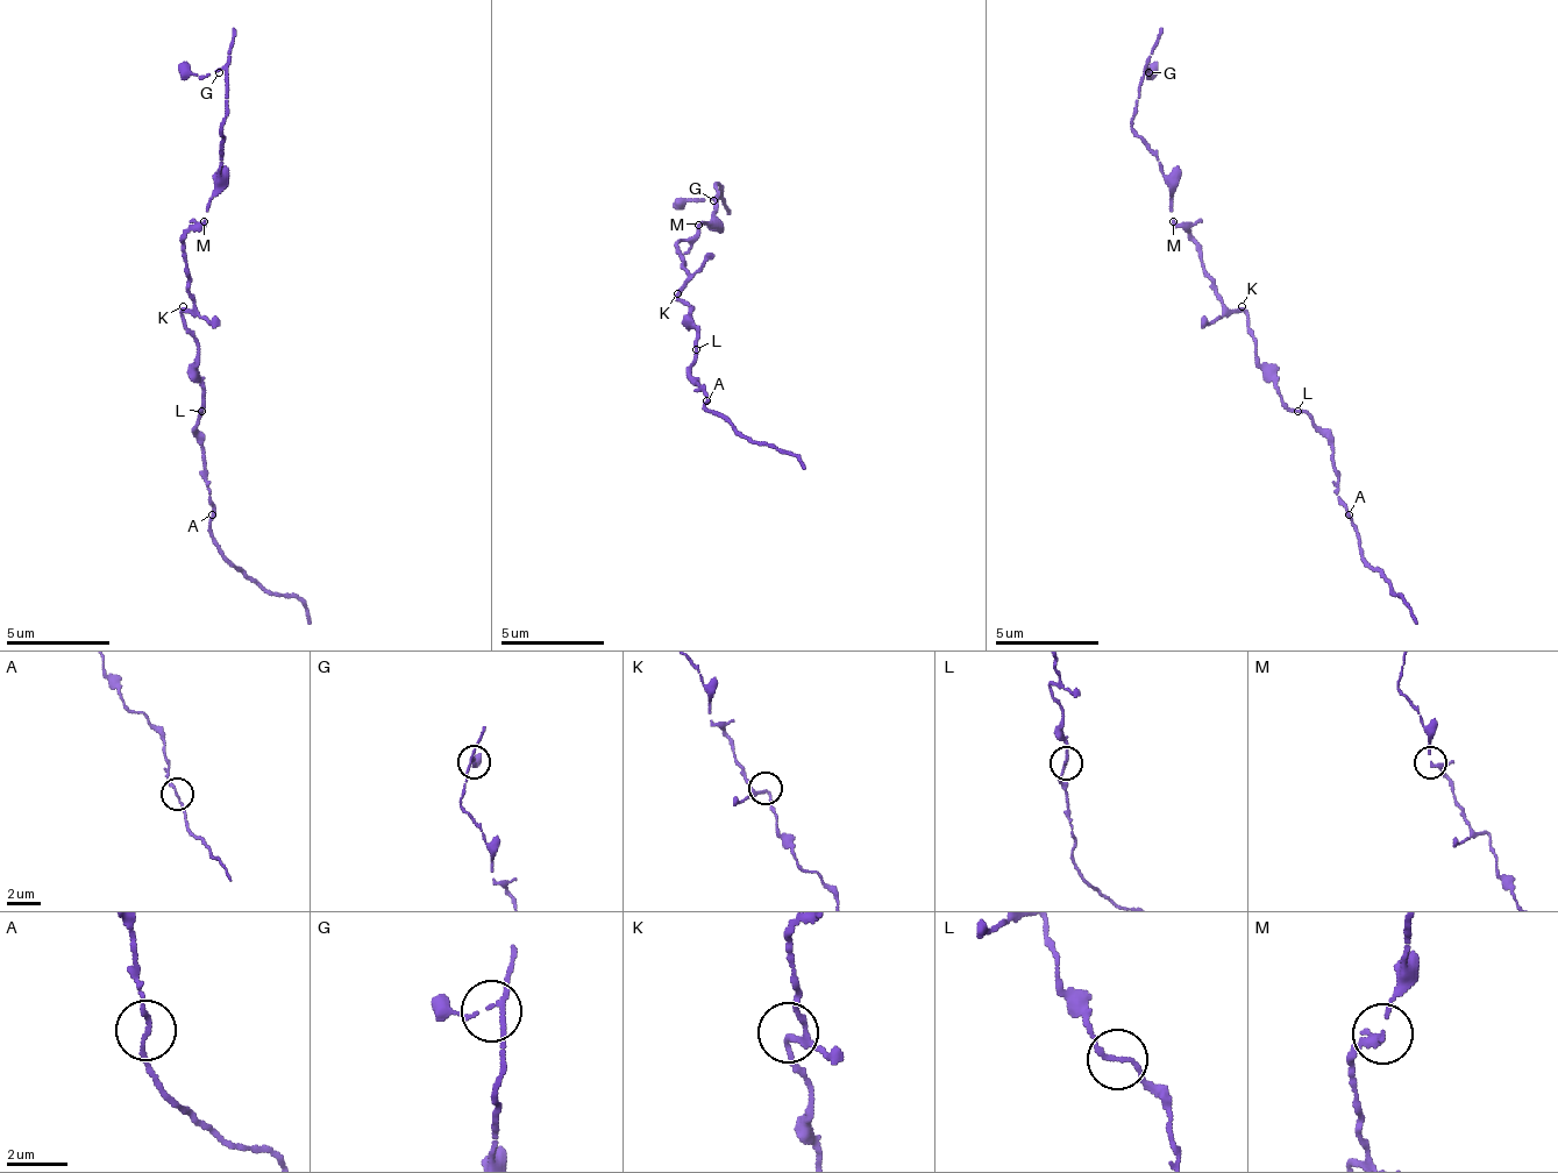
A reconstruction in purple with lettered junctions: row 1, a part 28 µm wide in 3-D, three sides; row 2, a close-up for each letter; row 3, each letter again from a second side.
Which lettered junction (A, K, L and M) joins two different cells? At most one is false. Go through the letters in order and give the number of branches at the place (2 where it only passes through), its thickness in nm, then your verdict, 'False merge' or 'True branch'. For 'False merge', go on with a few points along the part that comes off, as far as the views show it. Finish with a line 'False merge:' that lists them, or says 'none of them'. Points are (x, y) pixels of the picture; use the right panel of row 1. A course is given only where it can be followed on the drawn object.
A: Branches: 2. Thickness 140 nm. True branch
K: Branches: 3. Thickness 140 nm. True branch
L: Branches: 2. Thickness 150 nm. True branch
M: Branches: 3. Thickness 150 nm. True branch
False merge: none of them

